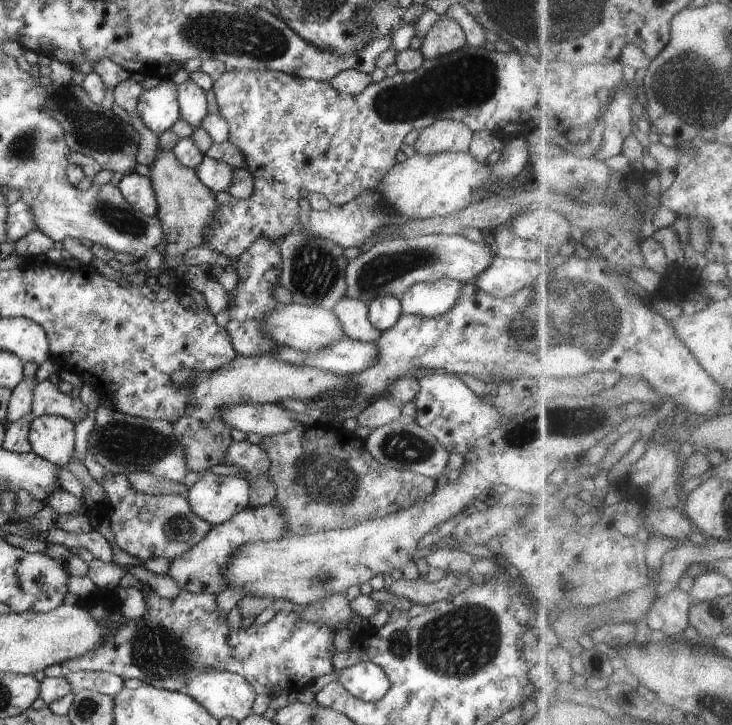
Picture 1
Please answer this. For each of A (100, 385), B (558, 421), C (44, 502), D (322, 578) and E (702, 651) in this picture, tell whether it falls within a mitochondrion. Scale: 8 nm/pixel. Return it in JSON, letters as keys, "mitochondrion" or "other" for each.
{"A":"other","B":"mitochondrion","C":"other","D":"mitochondrion","E":"other"}

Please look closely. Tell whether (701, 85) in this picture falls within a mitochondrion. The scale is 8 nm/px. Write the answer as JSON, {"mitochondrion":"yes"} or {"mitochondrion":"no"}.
{"mitochondrion":"yes"}

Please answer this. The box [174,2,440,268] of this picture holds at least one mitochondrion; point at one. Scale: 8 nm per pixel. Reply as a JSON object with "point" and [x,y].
{"point":[233,33]}

